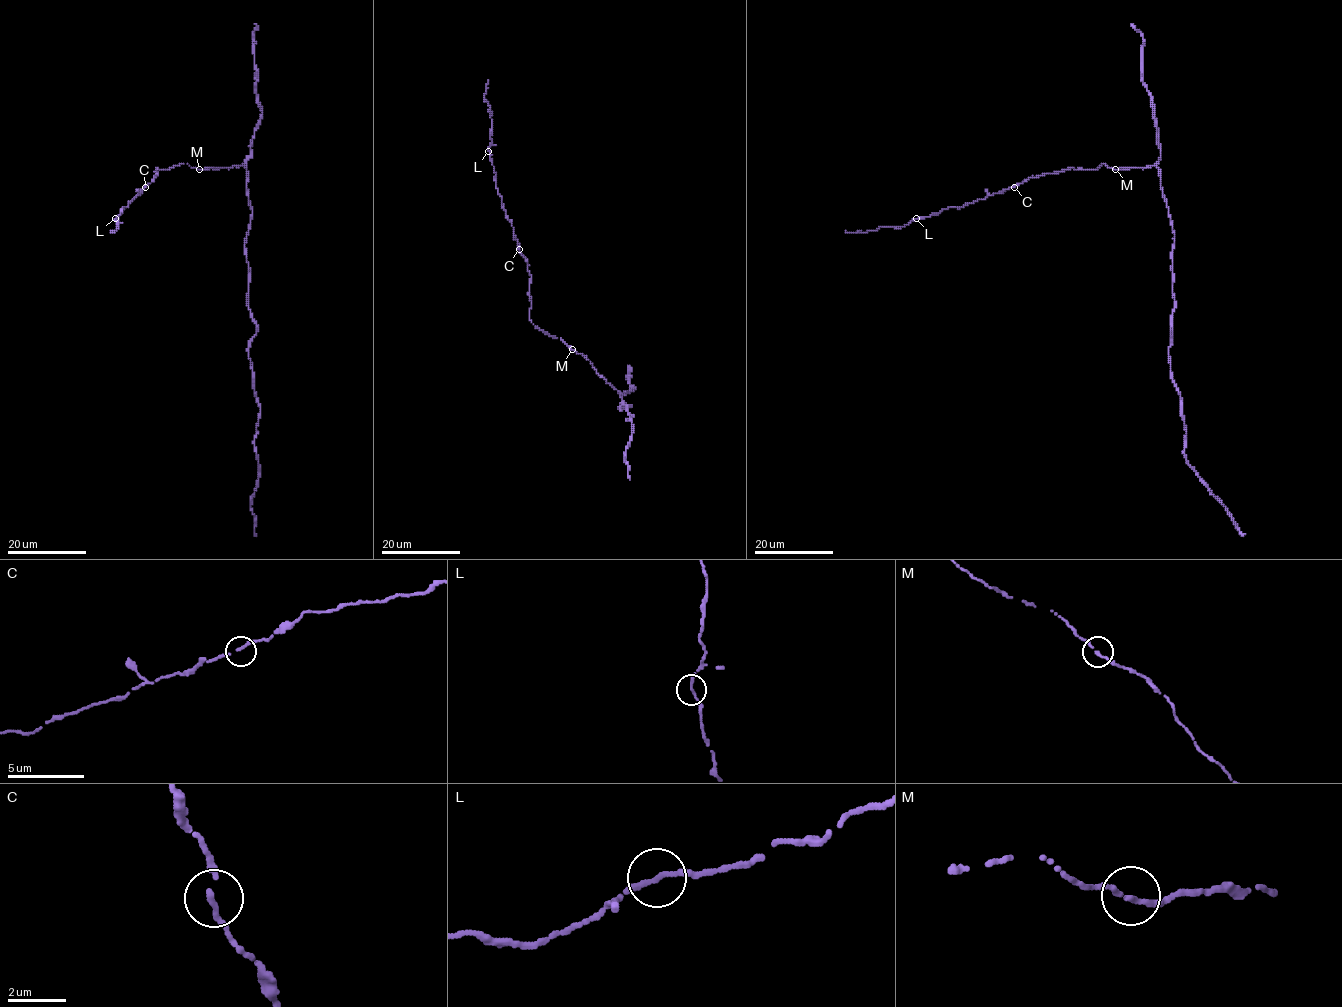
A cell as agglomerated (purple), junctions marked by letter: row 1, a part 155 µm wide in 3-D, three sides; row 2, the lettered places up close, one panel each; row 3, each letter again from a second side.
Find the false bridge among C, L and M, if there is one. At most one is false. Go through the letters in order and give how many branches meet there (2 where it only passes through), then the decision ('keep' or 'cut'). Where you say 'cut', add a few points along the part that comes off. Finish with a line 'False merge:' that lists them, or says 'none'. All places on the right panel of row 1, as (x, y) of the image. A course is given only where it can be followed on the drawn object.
C: branches 2; keep
L: branches 2; keep
M: branches 2; keep
False merge: none

